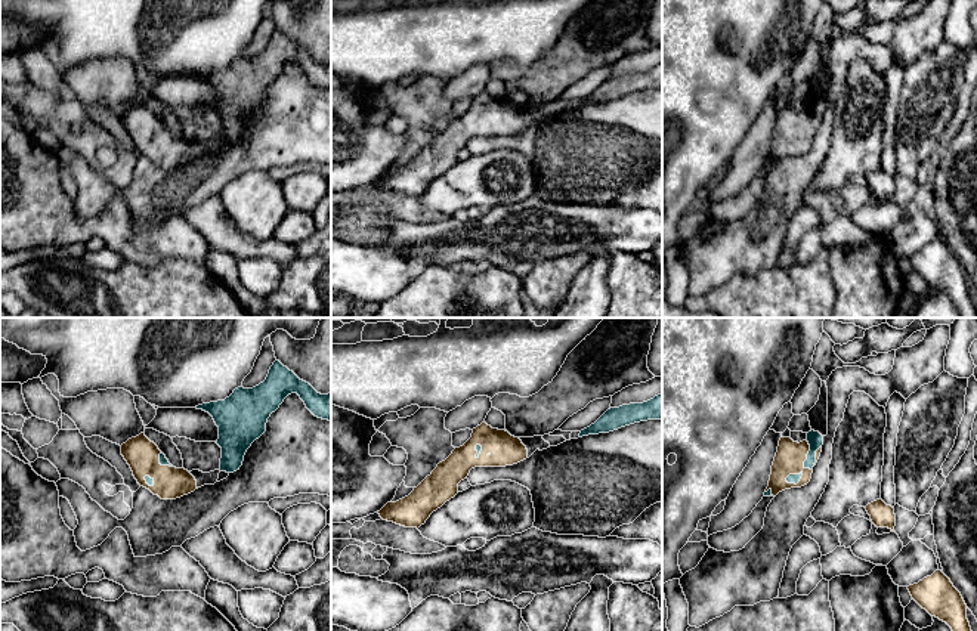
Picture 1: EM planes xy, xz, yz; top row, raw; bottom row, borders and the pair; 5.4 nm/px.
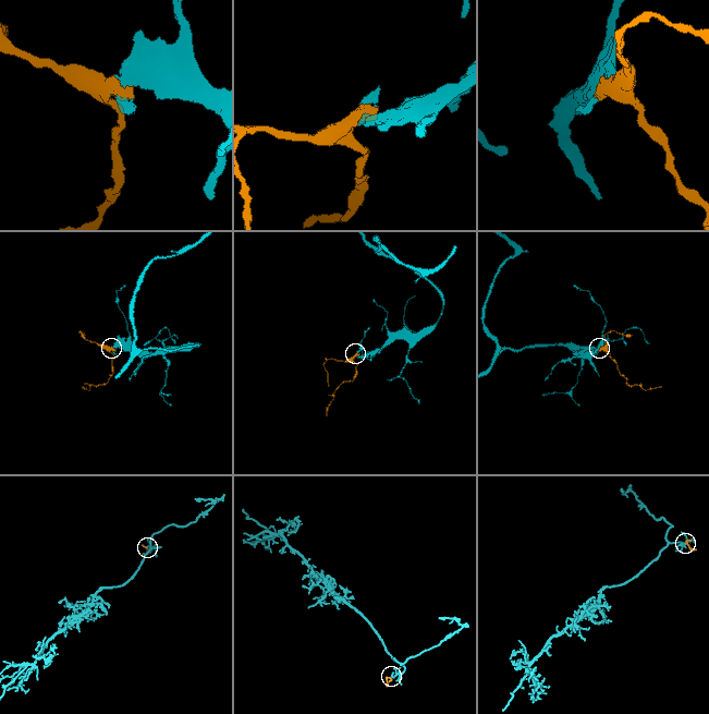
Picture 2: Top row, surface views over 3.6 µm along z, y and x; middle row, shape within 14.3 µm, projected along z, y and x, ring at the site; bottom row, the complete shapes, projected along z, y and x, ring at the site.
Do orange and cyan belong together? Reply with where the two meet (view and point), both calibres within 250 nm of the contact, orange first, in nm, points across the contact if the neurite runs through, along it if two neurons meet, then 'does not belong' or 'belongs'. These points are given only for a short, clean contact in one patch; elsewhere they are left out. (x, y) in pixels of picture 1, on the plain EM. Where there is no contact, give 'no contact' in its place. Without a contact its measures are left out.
yz (806, 126) | 160/90 nm | belongs

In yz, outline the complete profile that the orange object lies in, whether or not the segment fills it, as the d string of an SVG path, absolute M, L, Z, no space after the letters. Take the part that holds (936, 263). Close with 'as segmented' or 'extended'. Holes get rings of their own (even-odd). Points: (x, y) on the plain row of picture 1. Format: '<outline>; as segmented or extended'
M936 239L918 253L909 254L908 259L922 278L952 297L961 318L977 318L977 310L967 288L967 273L942 239Z; as segmented

